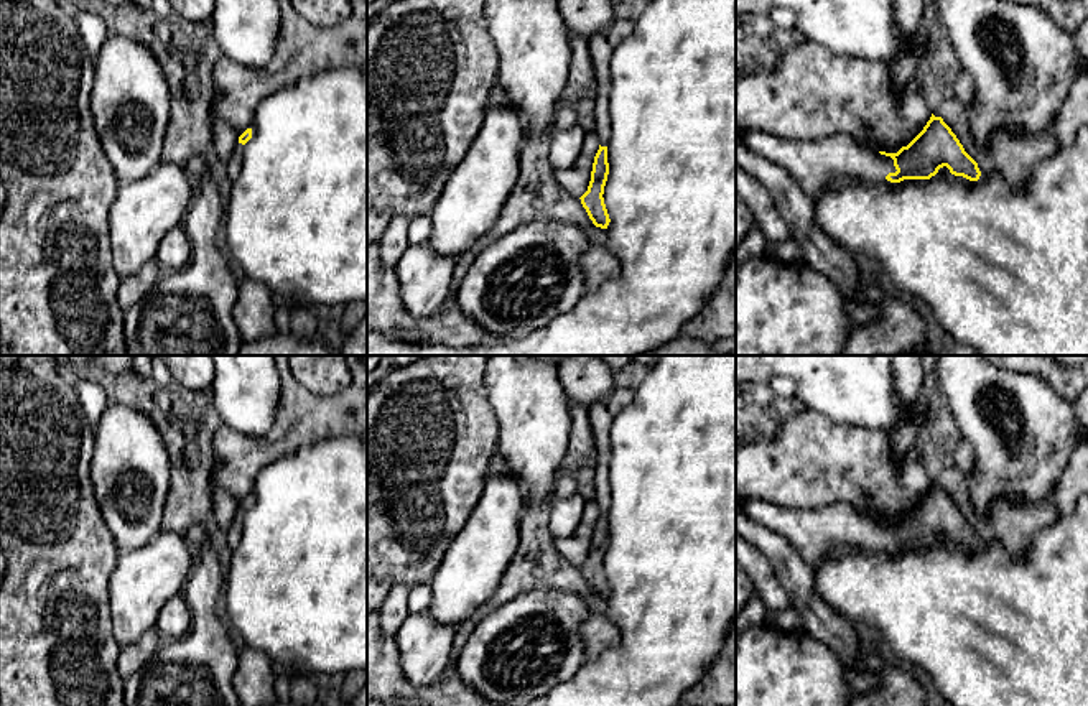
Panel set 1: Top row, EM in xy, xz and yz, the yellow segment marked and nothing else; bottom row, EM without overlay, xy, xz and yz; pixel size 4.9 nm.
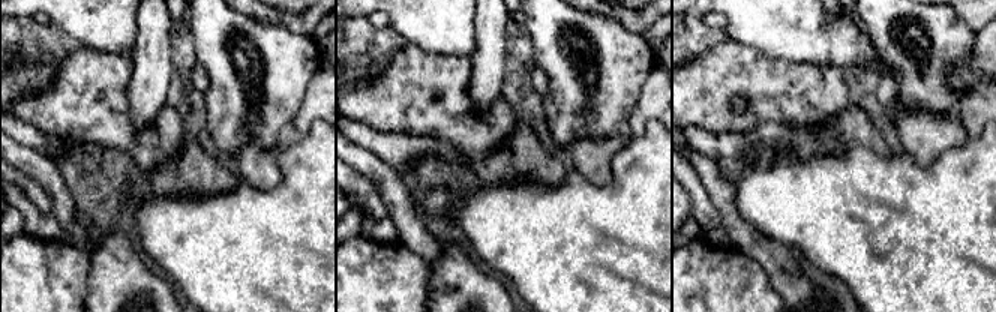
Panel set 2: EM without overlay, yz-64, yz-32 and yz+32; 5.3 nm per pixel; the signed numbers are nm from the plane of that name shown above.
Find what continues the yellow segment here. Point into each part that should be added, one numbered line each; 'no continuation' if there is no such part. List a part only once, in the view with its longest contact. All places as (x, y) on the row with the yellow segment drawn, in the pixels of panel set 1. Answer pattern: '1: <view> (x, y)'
1: yz (810, 163)

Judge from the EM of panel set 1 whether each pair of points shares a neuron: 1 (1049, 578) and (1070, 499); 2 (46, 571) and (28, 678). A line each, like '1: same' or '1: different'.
1: different
2: same

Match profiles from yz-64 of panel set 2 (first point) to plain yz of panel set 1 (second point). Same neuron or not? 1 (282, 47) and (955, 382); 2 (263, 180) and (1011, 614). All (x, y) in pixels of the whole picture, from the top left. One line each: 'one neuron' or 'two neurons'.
1: one neuron
2: two neurons

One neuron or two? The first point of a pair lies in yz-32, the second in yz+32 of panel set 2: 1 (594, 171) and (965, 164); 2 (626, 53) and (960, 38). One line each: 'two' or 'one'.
1: two
2: one

